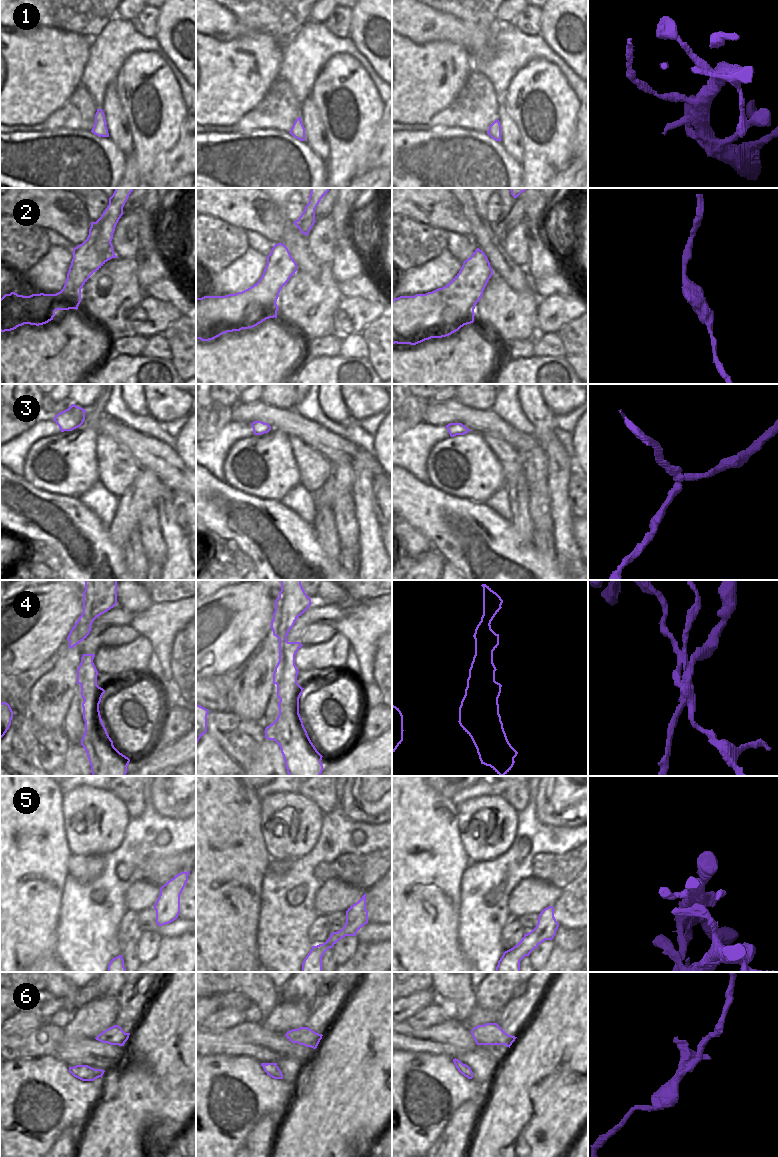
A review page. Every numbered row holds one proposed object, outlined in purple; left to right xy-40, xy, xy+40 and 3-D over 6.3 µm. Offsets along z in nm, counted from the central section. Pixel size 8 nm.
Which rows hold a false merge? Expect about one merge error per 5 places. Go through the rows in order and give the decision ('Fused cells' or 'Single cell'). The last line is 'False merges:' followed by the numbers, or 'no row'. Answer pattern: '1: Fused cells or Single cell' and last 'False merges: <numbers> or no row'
1: Fused cells
2: Single cell
3: Single cell
4: Fused cells
5: Single cell
6: Fused cells
False merges: 1, 4, 6

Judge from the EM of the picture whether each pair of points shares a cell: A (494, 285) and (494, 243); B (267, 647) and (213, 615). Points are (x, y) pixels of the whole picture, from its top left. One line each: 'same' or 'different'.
A: different
B: different

